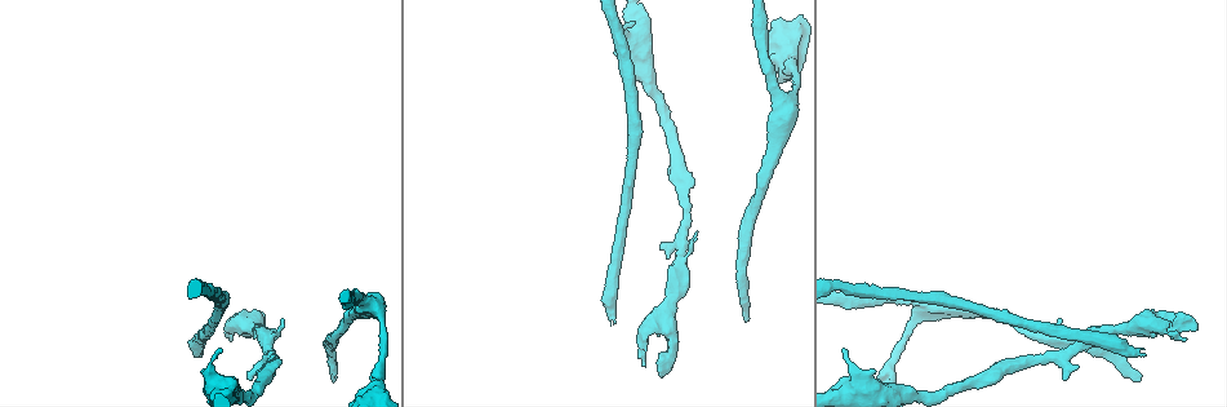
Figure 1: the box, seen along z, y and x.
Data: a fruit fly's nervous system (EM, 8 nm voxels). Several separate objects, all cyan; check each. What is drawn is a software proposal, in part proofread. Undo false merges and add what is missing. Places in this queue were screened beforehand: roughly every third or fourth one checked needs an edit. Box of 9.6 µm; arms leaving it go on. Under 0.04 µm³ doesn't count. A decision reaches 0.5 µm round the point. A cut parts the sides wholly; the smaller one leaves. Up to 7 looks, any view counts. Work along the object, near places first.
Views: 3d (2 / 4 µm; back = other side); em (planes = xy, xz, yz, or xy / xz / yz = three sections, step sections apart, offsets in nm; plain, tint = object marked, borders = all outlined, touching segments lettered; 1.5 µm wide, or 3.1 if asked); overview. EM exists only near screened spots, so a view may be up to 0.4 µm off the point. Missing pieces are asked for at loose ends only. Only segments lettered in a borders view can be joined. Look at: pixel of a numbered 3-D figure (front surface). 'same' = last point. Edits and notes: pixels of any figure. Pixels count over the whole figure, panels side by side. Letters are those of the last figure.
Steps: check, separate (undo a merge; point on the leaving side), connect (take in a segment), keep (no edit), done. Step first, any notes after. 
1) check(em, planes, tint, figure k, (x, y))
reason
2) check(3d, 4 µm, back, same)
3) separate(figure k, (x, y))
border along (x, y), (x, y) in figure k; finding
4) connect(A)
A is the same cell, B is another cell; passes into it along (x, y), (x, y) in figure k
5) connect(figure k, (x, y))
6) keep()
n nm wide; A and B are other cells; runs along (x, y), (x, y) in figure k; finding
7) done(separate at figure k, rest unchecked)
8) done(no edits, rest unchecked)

check(em, planes, borders, figure 1, (334, 380))
an open end

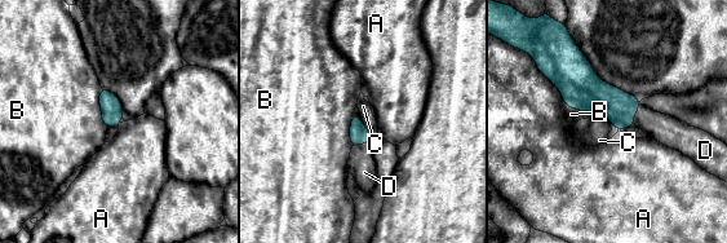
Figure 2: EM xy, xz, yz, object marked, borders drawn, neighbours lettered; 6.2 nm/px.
connect(D)
D is the same cell, A, B and C are other cells; passes into it along (606, 100), (634, 114), (669, 131) in figure 2; it goes on there

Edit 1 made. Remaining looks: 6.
check(overview)
redraw

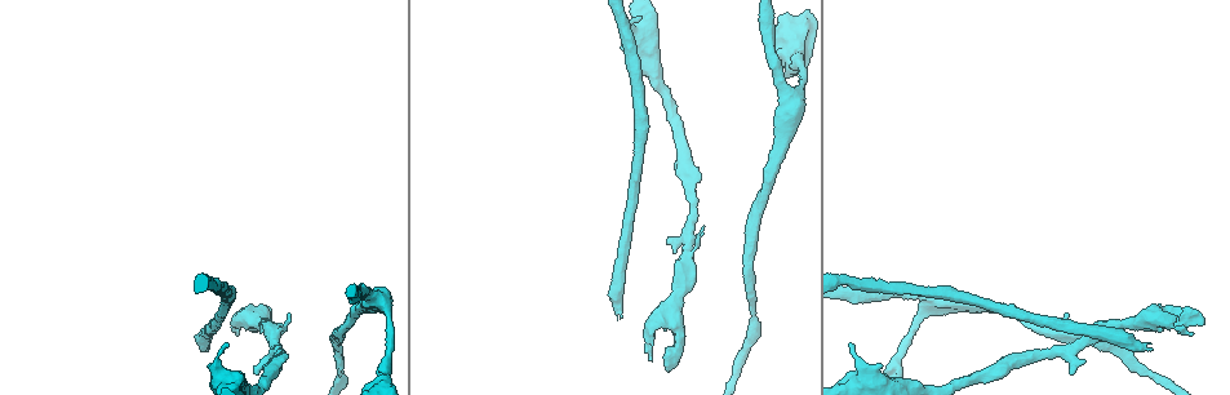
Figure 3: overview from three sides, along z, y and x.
check(em, xy, step 4, borders, figure 3, (1066, 313))
thin end

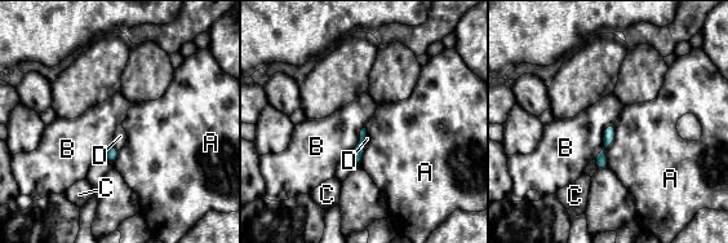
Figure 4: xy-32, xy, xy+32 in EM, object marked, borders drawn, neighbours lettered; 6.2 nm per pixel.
check(em, planes, borders, same)

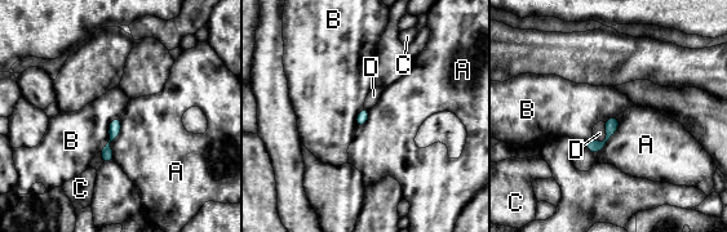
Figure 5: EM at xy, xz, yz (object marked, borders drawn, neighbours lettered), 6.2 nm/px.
keep()
A touches over 280 nm; A, B, C and D are other cells; border along (119, 116), (100, 151) in figure 5; none of them fits

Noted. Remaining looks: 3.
done(connect at figure 2, rest unchecked)

